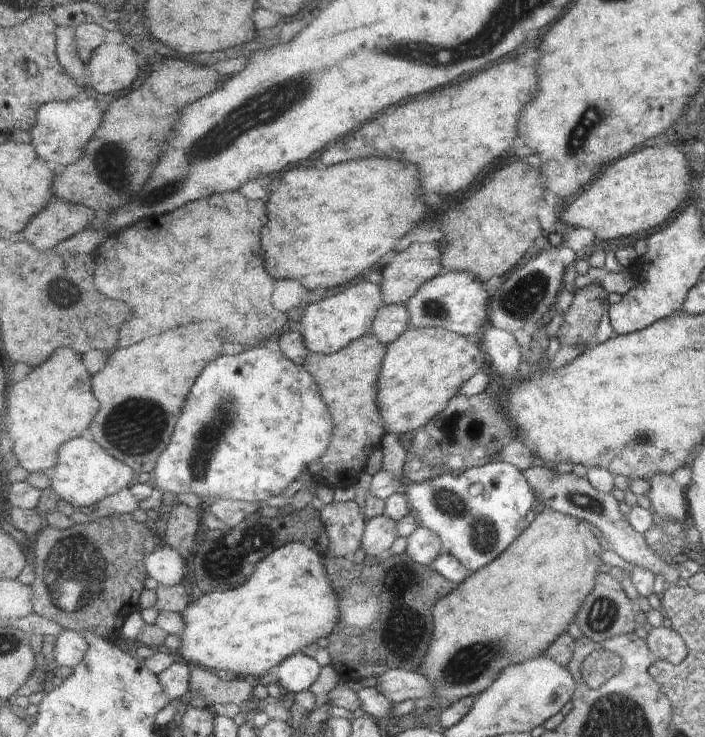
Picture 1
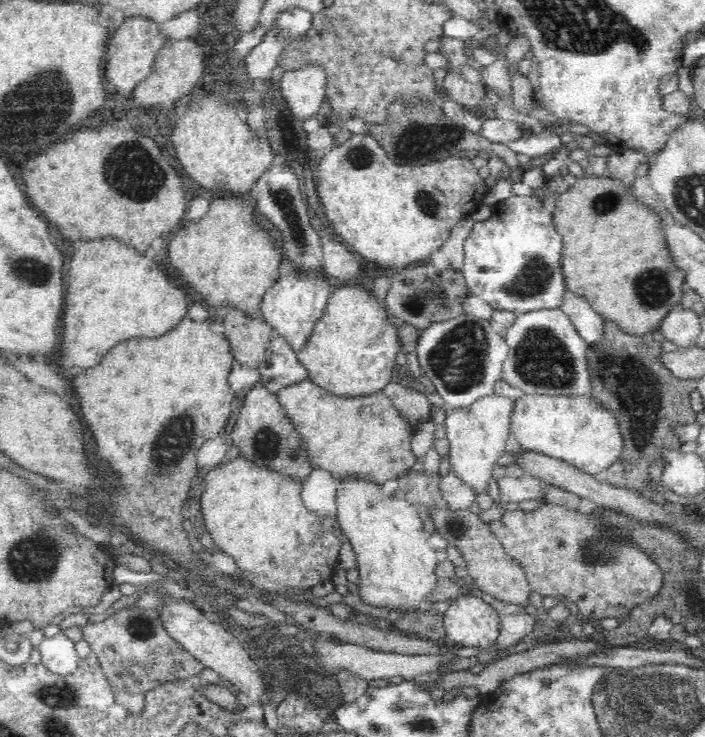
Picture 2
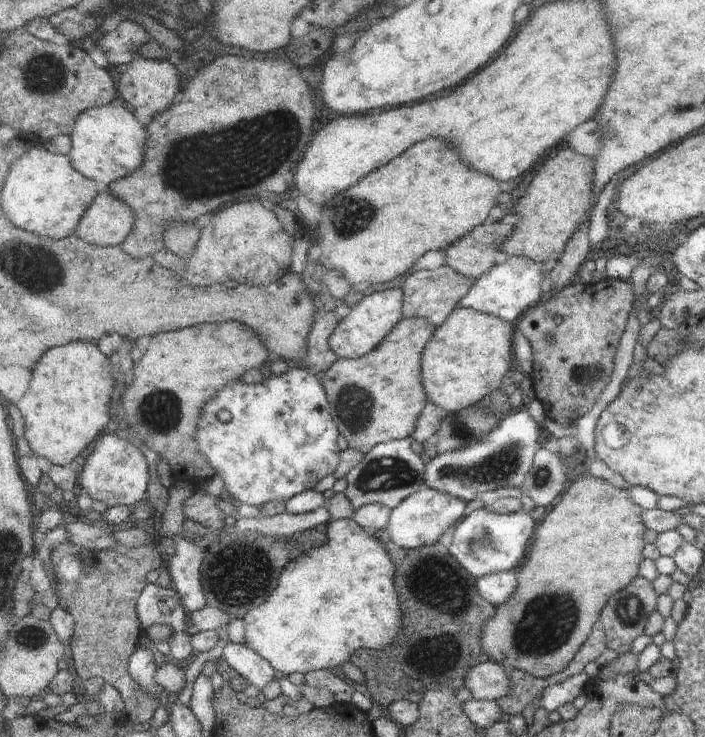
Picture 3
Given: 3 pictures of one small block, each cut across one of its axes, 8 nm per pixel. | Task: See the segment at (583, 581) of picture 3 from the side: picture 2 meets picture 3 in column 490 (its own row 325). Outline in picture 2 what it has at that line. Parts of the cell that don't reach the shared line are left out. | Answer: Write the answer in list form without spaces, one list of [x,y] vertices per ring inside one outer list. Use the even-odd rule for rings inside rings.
[[[582,175],[577,178],[577,182],[570,186],[566,192],[558,196],[555,201],[555,207],[552,210],[554,216],[554,223],[557,230],[561,232],[565,239],[565,250],[563,251],[563,270],[566,277],[567,291],[582,295],[592,303],[592,307],[596,312],[601,314],[602,318],[607,320],[614,320],[626,333],[644,335],[653,333],[656,328],[662,324],[662,320],[668,316],[668,312],[673,306],[678,305],[684,294],[684,285],[686,274],[688,271],[685,268],[679,268],[671,256],[669,242],[666,239],[666,230],[664,230],[663,216],[659,212],[655,212],[649,204],[644,201],[637,200],[633,184],[627,180],[618,180],[616,178],[609,178],[606,176]]]

